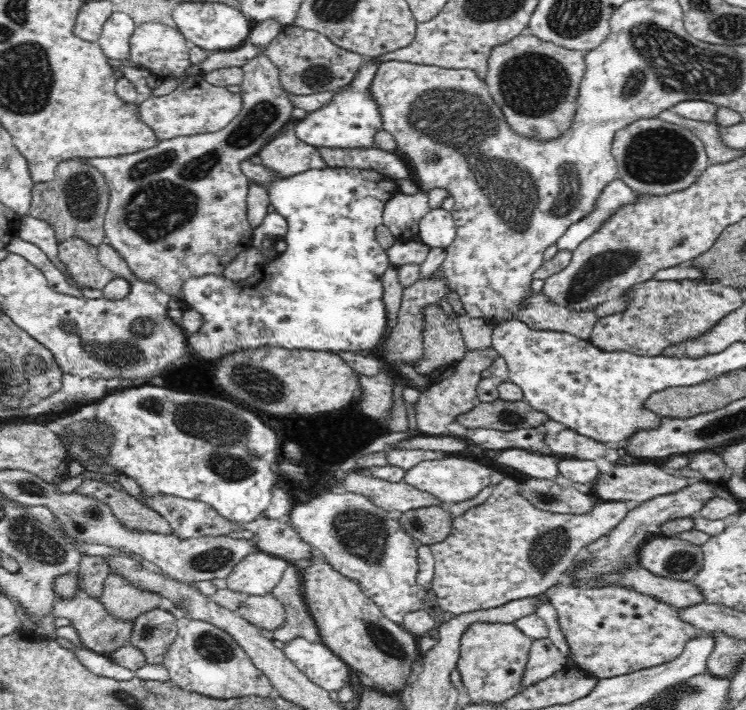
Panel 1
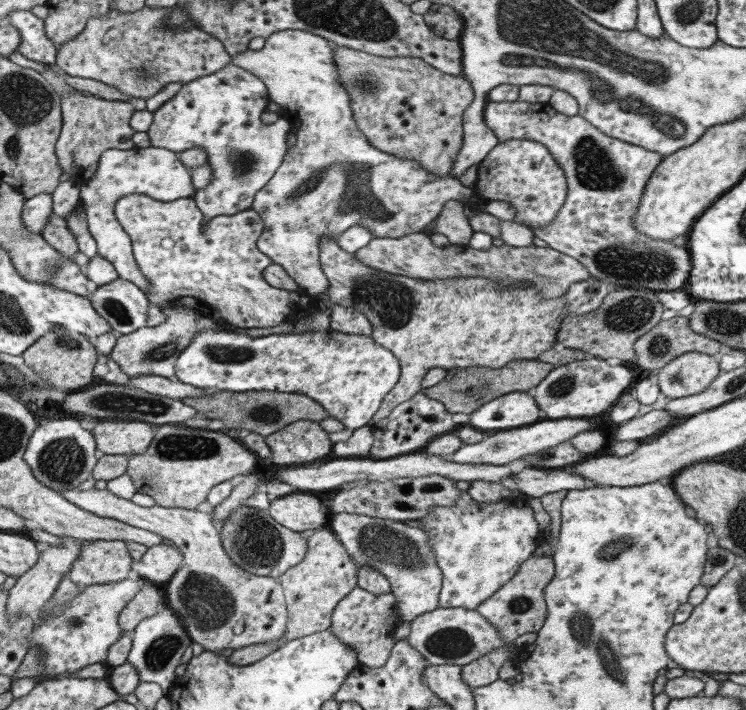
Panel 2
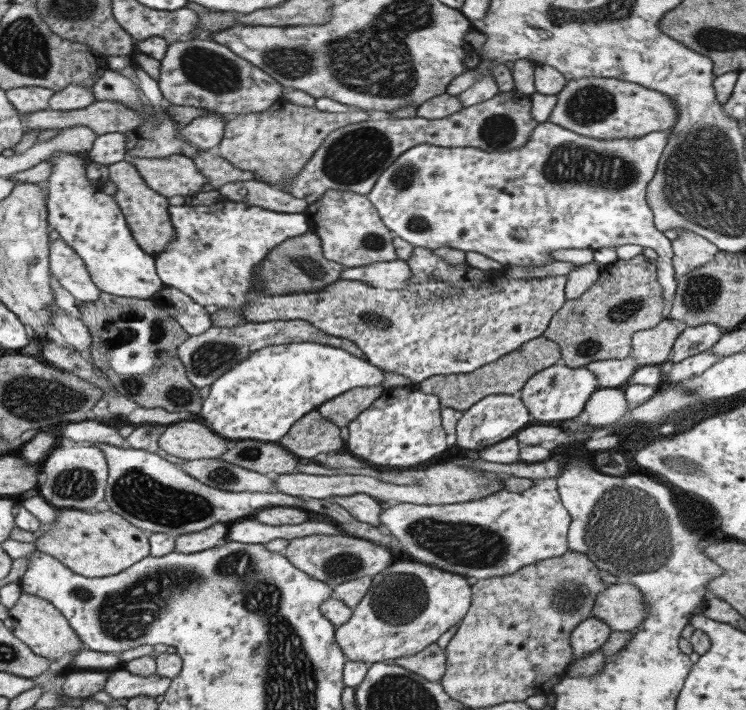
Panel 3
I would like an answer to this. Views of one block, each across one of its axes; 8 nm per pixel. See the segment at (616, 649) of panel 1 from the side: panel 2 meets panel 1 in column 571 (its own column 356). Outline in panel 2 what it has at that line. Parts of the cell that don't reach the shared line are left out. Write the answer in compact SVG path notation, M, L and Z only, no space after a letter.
M355 586L335 604L330 616L330 630L339 641L355 651L355 659L359 665L377 669L389 658L391 647L395 643L392 632L399 622L402 621L391 592L371 594Z

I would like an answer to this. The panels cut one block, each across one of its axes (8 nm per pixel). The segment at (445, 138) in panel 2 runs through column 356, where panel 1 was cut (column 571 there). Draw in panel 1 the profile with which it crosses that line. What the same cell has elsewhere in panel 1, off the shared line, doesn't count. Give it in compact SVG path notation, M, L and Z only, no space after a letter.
M518 36L496 46L488 61L487 90L503 110L514 133L539 142L561 137L573 123L586 74L586 53L566 50L534 36Z

